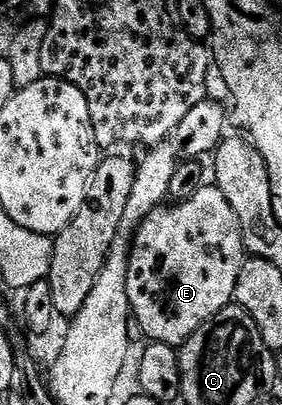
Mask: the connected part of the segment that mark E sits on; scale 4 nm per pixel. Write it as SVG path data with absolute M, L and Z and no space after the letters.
M215 184L202 185L193 196L183 202L158 206L156 210L152 210L145 217L143 224L137 227L129 248L129 267L127 268L127 276L125 277L125 287L127 288L129 308L132 317L135 319L136 329L138 326L146 334L144 337L149 342L162 342L174 348L180 347L204 322L211 320L225 306L230 305L234 301L237 293L239 272L241 271L241 265L245 261L247 261L247 251L245 249L241 225L239 224L239 216L235 216L231 204L227 204L227 196L223 196L223 192Z

